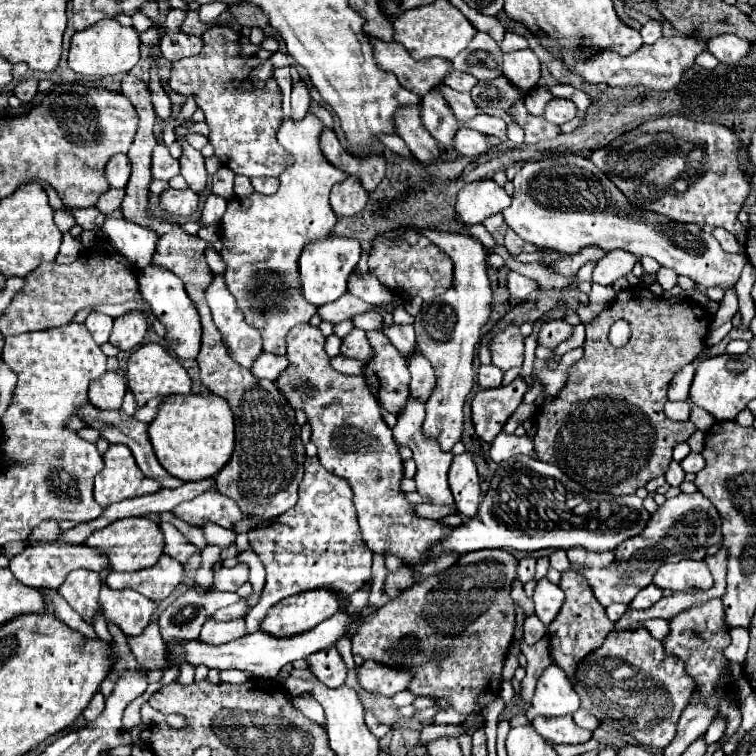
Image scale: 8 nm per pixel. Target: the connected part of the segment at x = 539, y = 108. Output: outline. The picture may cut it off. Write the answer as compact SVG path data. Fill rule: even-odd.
M537 86L526 93L524 104L530 114L540 116L551 99L552 95L547 86Z

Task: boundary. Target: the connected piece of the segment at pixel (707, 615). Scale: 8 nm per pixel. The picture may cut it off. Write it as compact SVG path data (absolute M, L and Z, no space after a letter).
M711 599L709 603L701 607L693 607L689 611L683 611L681 615L669 619L669 635L663 639L665 653L679 657L685 663L685 673L695 681L695 693L693 693L693 703L699 703L703 699L709 699L713 695L719 695L719 705L717 705L717 715L727 721L725 735L719 739L719 747L723 751L723 743L737 733L741 727L741 709L737 703L733 703L735 697L735 685L725 683L725 665L727 659L723 655L725 647L729 647L731 637L725 627L725 609L721 599Z

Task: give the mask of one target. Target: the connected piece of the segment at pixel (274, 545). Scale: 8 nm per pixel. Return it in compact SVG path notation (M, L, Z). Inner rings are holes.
M317 457L305 459L297 507L279 515L271 527L251 531L249 543L265 565L267 583L259 603L245 615L247 635L259 629L255 623L261 623L273 603L281 599L317 587L331 587L341 595L341 603L345 605L349 595L371 579L373 553L361 537L351 485L343 477L329 473Z

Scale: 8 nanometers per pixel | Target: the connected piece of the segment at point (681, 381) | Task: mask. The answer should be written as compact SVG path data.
M689 363L683 369L679 369L675 373L675 377L669 383L669 399L671 401L685 401L689 397L689 387L693 381L693 373L695 373L695 365Z

